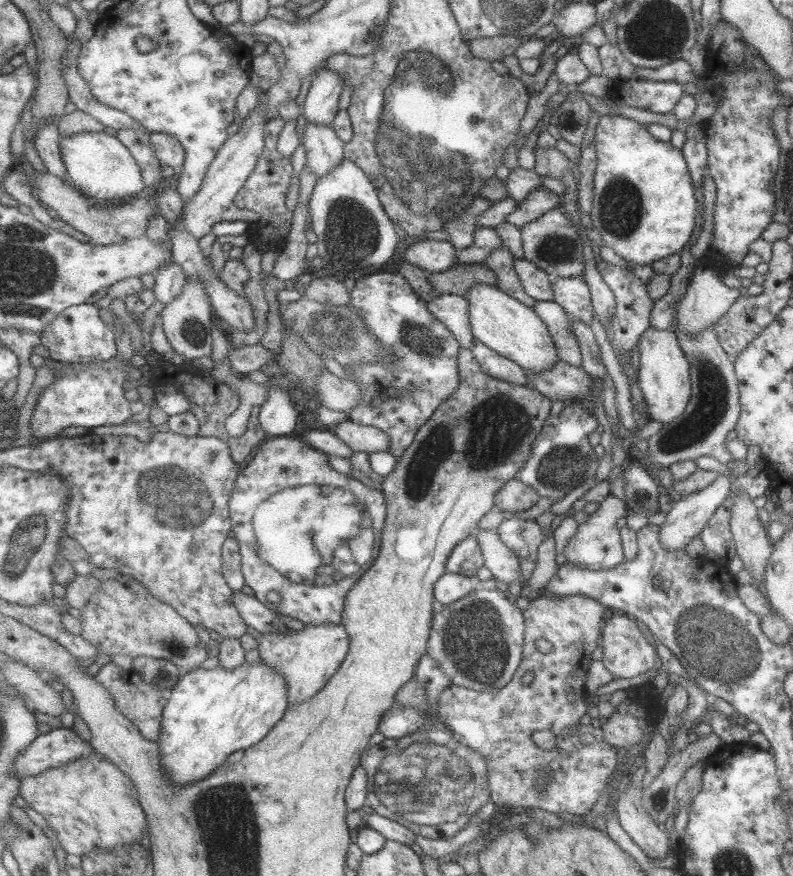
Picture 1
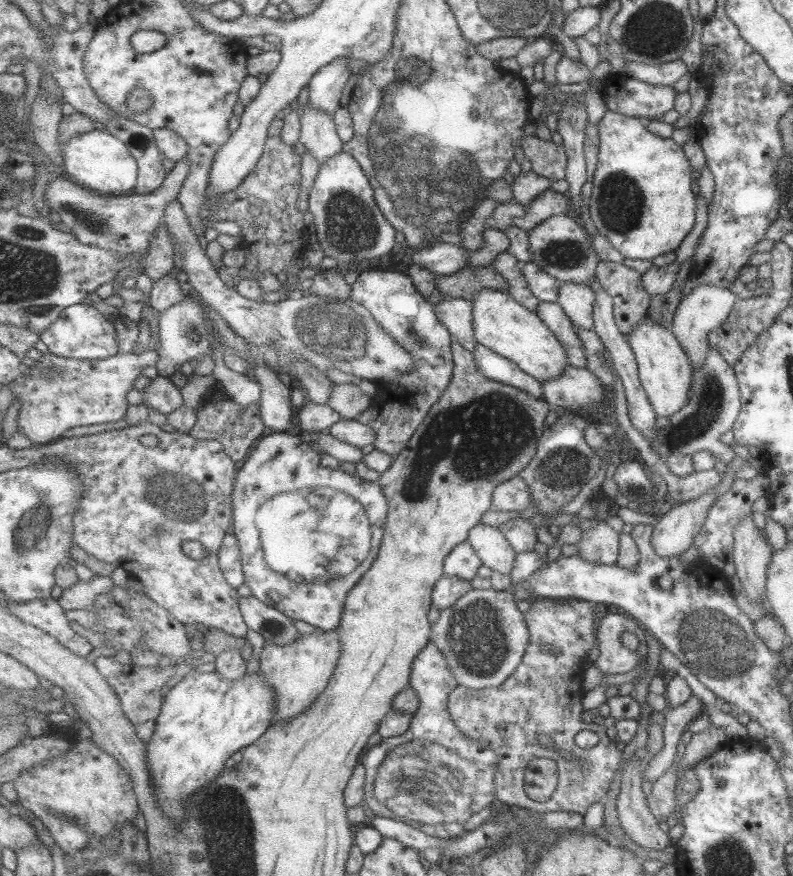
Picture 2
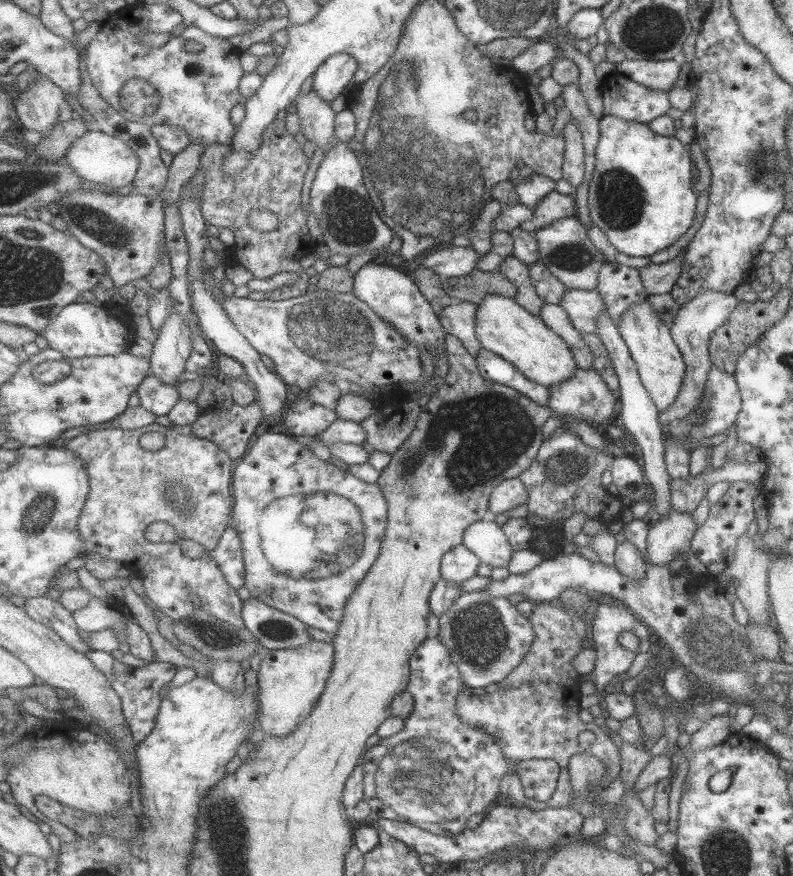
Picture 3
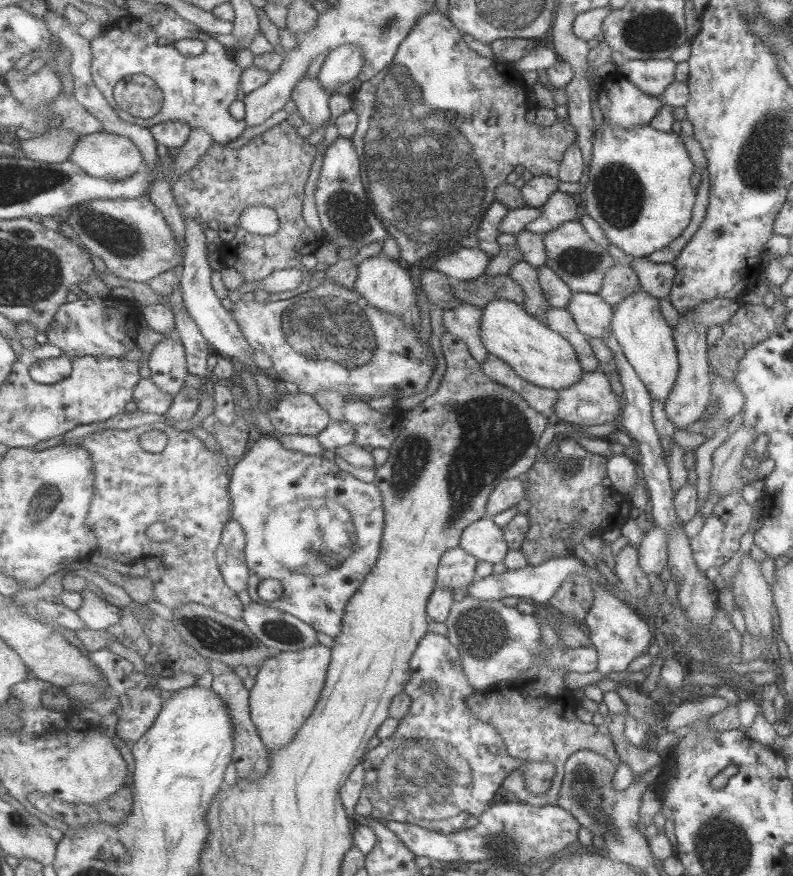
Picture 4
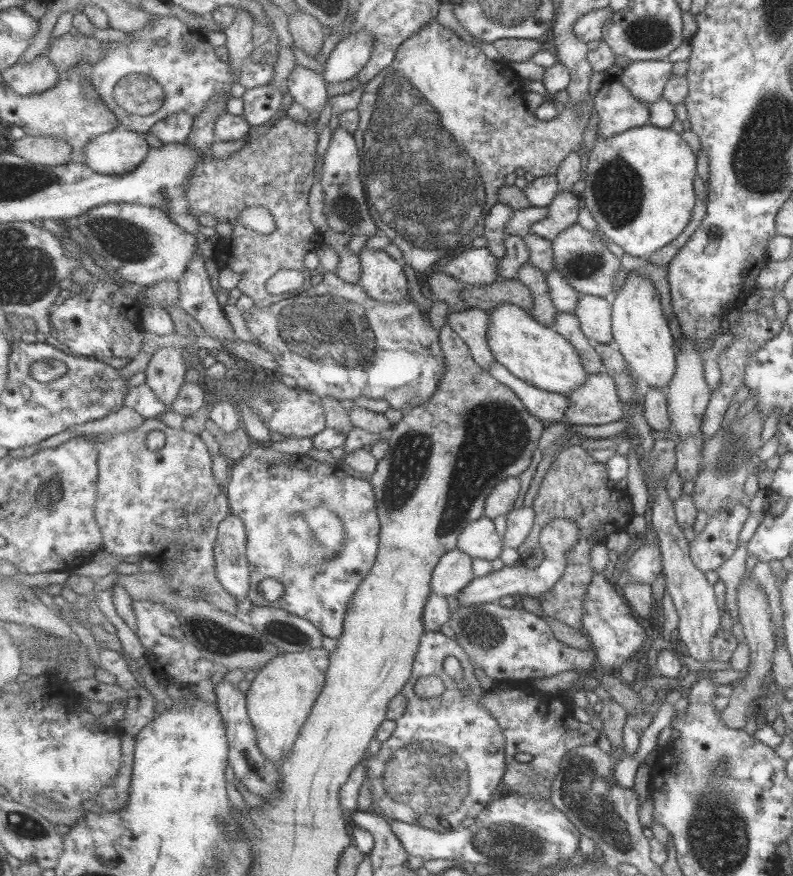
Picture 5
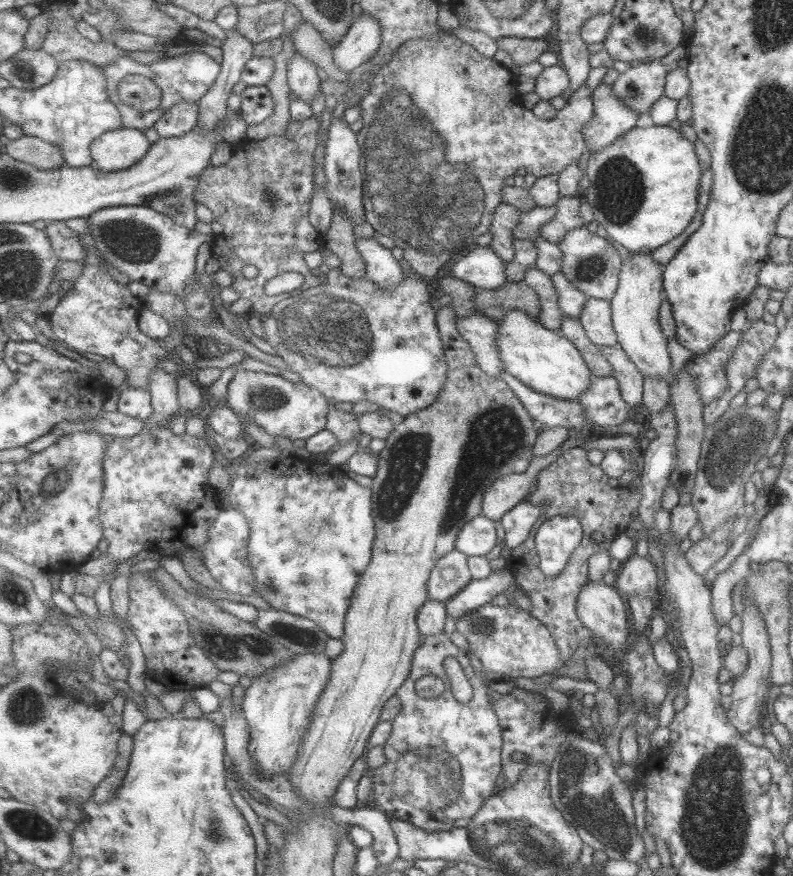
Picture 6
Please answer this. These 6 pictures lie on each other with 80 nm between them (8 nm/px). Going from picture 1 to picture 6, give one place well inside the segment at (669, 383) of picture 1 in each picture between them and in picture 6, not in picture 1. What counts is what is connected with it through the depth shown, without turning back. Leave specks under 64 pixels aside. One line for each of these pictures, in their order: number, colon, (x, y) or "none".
2: (664, 371)
3: (659, 364)
4: (644, 336)
5: (640, 332)
6: (634, 308)

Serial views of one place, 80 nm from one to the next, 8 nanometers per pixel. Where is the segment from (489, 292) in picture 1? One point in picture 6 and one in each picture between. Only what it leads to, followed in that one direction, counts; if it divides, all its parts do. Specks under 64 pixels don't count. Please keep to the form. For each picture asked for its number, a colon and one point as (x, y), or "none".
2: (501, 323)
3: (504, 326)
4: (540, 355)
5: (536, 353)
6: (545, 360)

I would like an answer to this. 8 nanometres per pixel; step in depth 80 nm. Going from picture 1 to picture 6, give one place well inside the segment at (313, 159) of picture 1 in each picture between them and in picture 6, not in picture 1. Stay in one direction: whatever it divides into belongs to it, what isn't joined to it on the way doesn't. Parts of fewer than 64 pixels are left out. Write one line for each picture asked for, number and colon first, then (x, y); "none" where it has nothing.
2: (319, 135)
3: (318, 119)
4: (311, 98)
5: (307, 87)
6: (302, 73)

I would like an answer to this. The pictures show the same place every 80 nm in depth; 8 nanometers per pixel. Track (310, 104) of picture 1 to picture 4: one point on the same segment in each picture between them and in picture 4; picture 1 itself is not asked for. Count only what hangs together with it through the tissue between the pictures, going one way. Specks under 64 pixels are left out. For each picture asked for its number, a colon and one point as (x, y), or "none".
2: (326, 88)
3: (333, 77)
4: (343, 64)

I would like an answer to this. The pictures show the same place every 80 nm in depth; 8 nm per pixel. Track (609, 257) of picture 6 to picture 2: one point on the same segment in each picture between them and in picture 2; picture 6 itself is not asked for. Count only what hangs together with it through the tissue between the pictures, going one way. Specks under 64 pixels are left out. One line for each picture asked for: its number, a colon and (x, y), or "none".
2: (559, 245)
3: (565, 249)
4: (581, 263)
5: (584, 261)

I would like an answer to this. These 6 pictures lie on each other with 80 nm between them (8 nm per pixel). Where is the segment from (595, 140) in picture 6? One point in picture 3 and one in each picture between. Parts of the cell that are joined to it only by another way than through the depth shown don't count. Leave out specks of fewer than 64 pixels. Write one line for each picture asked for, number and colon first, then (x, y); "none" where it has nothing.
3: (621, 97)
4: (622, 104)
5: (617, 110)

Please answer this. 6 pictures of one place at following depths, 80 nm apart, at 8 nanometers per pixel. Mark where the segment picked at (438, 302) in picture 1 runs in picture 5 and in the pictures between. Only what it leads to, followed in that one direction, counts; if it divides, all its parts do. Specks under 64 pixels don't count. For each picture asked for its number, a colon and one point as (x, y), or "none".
2: (457, 314)
3: (460, 320)
4: (465, 321)
5: (472, 325)

